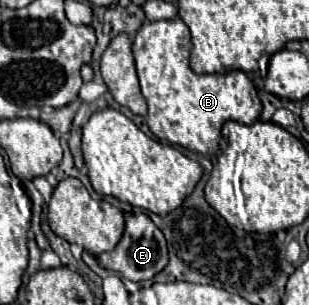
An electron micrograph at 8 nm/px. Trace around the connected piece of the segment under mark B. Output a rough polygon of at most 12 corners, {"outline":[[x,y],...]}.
{"outline":[[180,17],[146,21],[134,61],[160,139],[218,153],[258,121],[242,71],[194,73]]}

